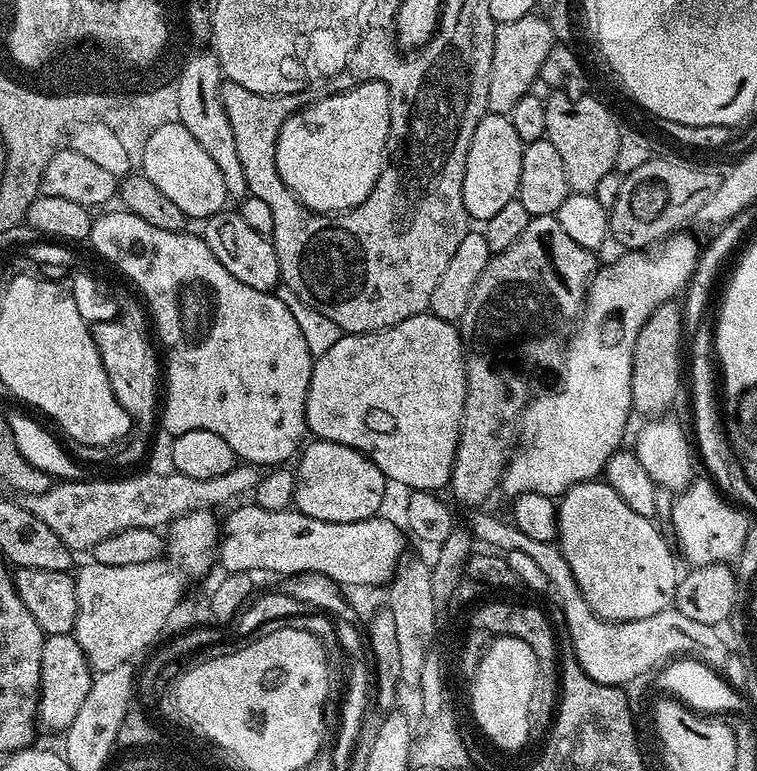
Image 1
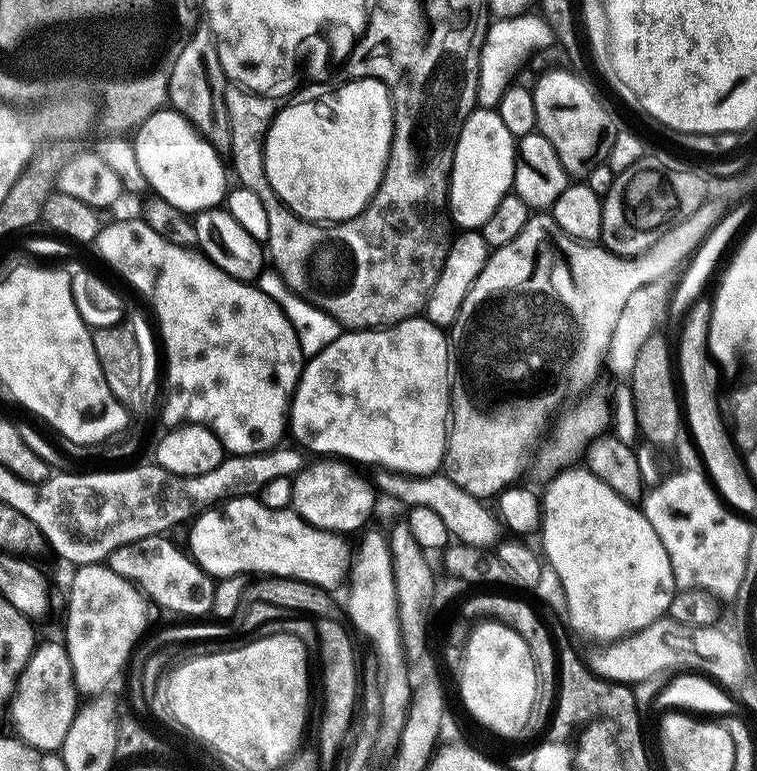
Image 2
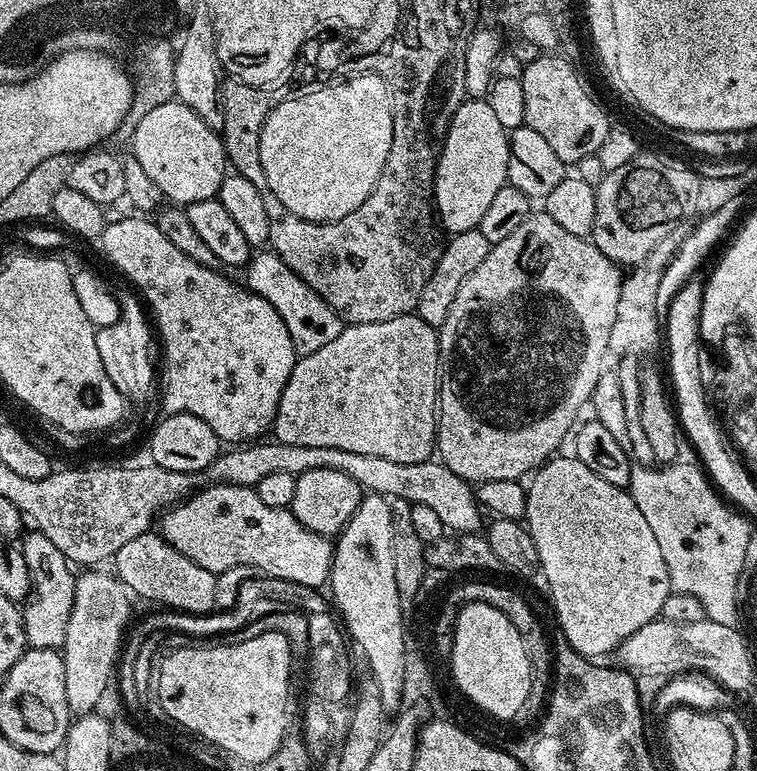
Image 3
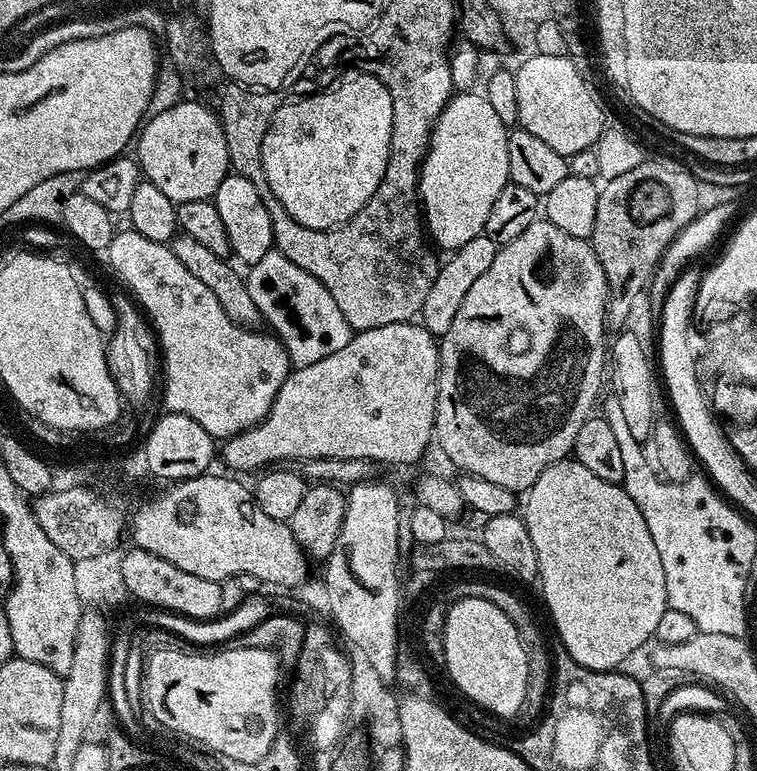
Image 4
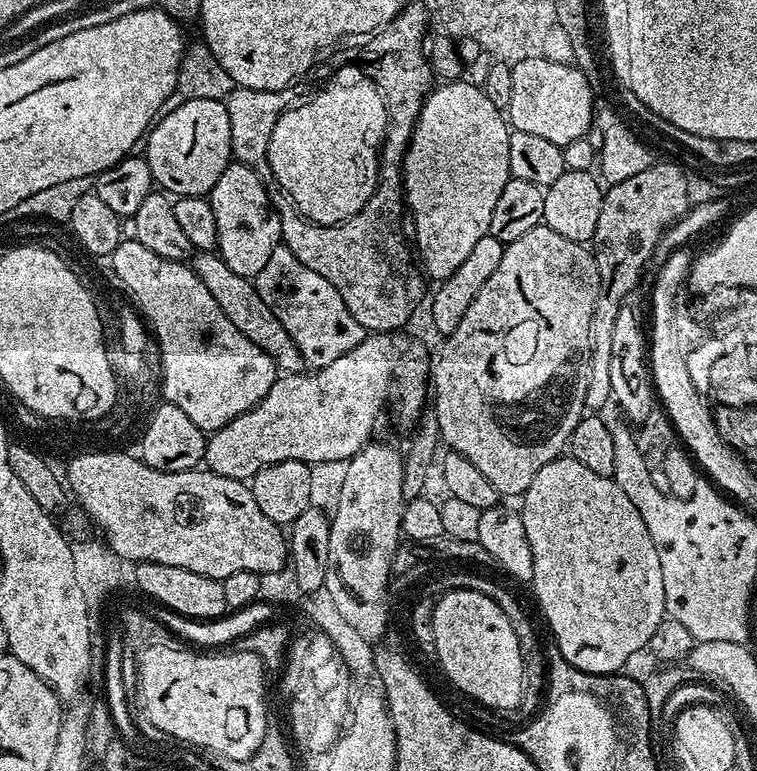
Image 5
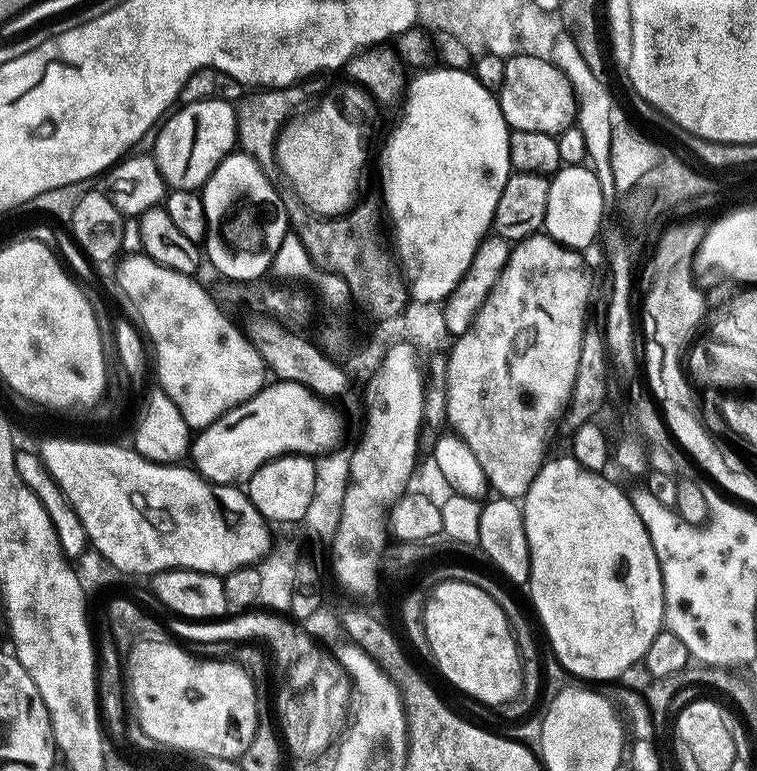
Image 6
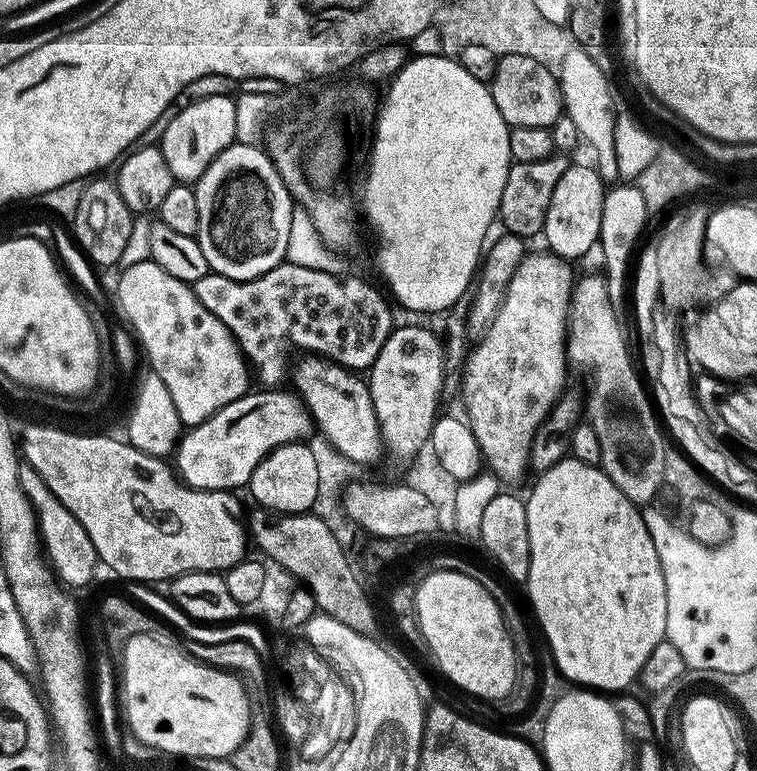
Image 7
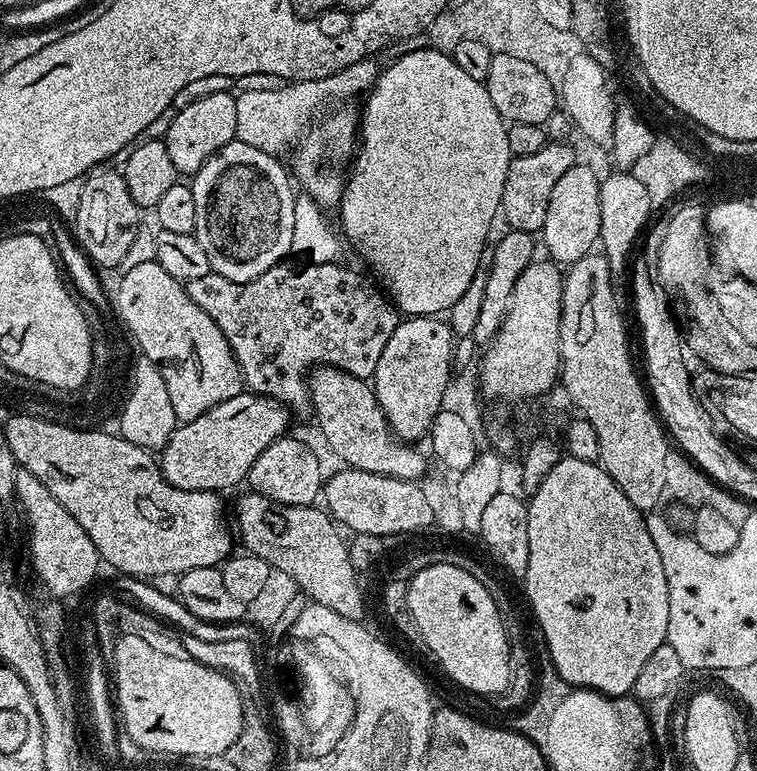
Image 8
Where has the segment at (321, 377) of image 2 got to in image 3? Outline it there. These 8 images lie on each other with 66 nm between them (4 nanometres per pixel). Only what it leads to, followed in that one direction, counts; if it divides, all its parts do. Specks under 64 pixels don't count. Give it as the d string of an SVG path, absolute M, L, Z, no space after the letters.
M409 314L373 324L348 324L322 350L297 359L280 399L274 436L281 444L337 448L354 454L388 458L399 464L423 464L436 448L438 397L442 376L440 338L421 316Z

